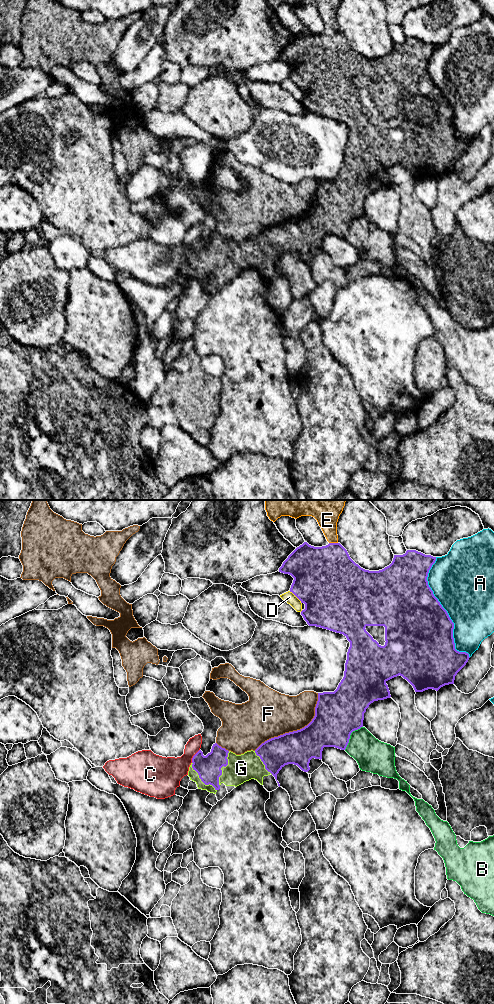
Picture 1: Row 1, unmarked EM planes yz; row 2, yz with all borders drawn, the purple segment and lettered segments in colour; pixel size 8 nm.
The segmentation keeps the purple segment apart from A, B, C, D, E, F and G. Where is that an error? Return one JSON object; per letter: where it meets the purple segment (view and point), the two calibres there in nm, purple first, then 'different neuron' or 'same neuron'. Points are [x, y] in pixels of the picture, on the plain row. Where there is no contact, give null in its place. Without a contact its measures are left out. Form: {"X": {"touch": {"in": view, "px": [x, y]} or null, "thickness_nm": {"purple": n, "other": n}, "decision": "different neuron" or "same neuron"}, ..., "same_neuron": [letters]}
{"A": {"touch": {"in": "yz", "px": [446, 99]}, "thickness_nm": {"purple": 500, "other": 480}, "decision": "different neuron"}, "B": {"touch": {"in": "yz", "px": [349, 224]}, "thickness_nm": {"purple": 360, "other": 260}, "decision": "different neuron"}, "C": {"touch": {"in": "yz", "px": [193, 244]}, "thickness_nm": {"purple": 200, "other": 240}, "decision": "different neuron"}, "D": {"touch": {"in": "yz", "px": [296, 84]}, "thickness_nm": {"purple": 480, "other": 90}, "decision": "different neuron"}, "E": {"touch": {"in": "yz", "px": [333, 31]}, "thickness_nm": {"purple": 440, "other": 150}, "decision": "different neuron"}, "F": {"touch": {"in": "yz", "px": [297, 218]}, "thickness_nm": {"purple": 300, "other": 360}, "decision": "different neuron"}, "G": {"touch": {"in": "yz", "px": [222, 254]}, "thickness_nm": {"purple": 200, "other": 220}, "decision": "same neuron"}, "same_neuron": ["G"]}

